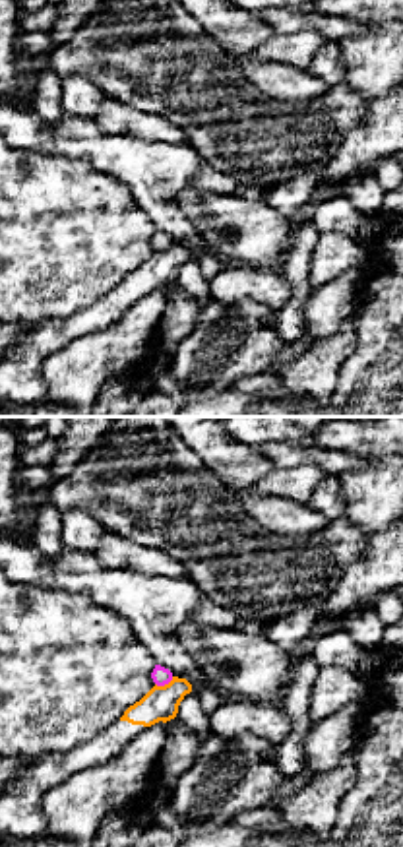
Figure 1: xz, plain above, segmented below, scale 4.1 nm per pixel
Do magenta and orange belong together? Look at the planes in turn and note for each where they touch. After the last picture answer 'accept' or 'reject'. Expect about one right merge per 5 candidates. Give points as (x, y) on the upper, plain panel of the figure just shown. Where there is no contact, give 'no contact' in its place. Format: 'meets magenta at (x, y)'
meets magenta at (163, 250)

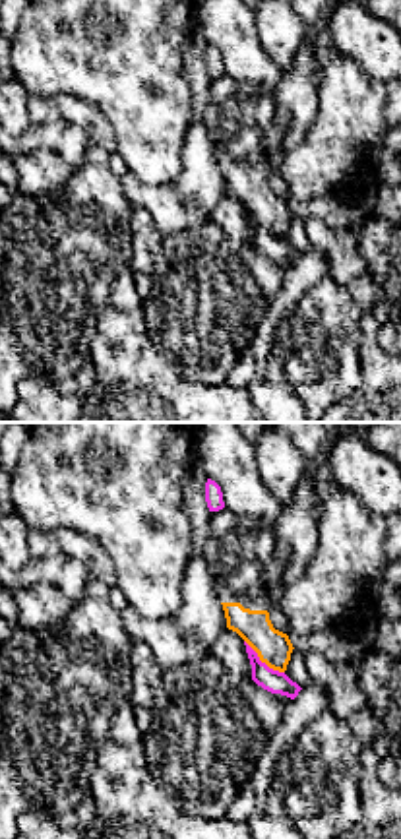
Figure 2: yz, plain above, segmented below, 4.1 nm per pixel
meets magenta at (260, 227)

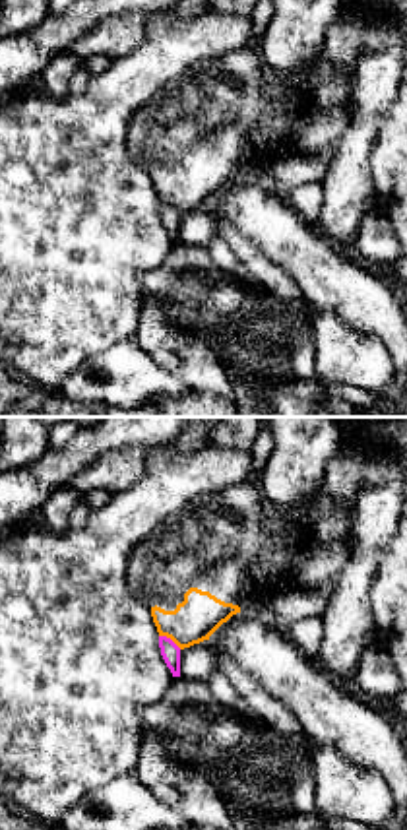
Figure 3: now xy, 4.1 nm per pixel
meets magenta at (171, 206)

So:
reject

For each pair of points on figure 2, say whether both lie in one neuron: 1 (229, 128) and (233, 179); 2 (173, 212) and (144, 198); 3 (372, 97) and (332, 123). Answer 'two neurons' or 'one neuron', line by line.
1: one neuron
2: one neuron
3: one neuron

